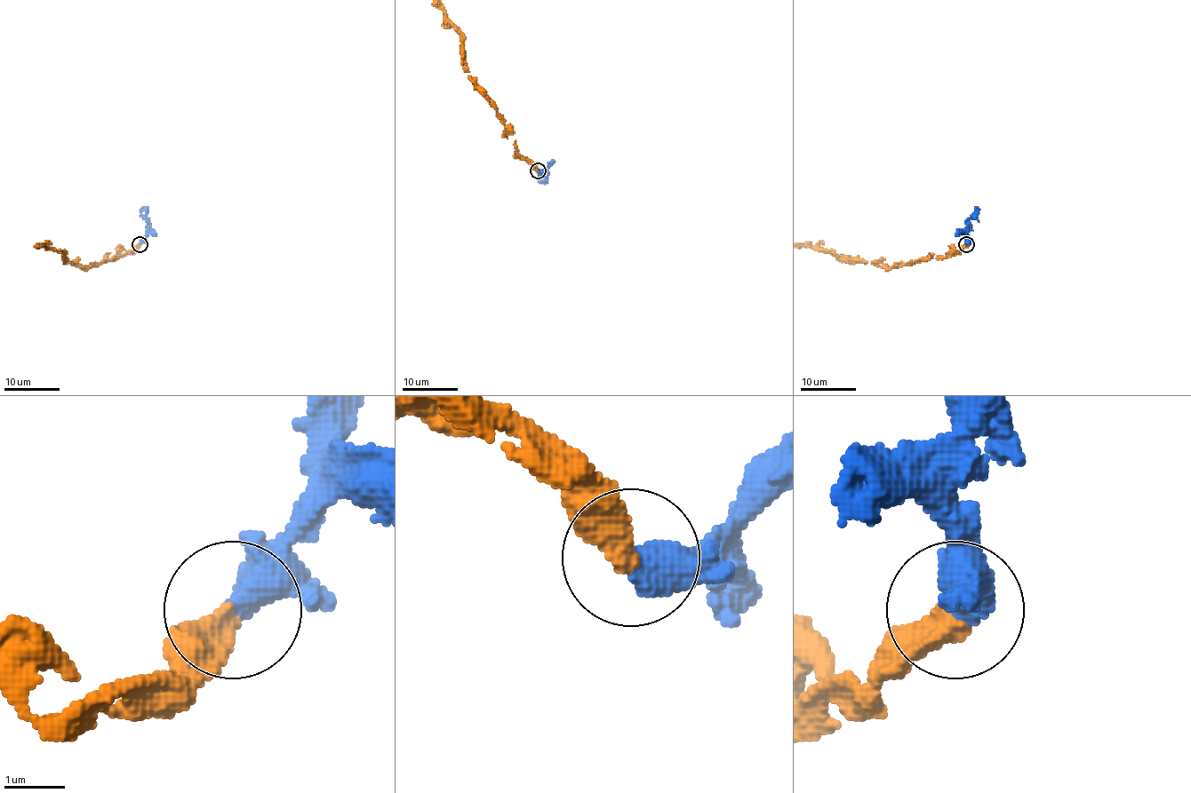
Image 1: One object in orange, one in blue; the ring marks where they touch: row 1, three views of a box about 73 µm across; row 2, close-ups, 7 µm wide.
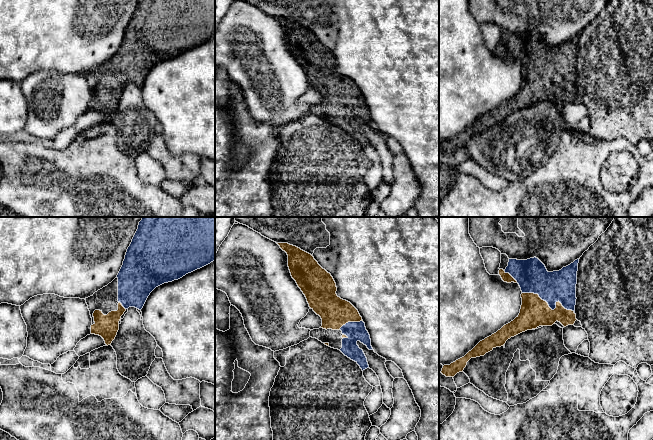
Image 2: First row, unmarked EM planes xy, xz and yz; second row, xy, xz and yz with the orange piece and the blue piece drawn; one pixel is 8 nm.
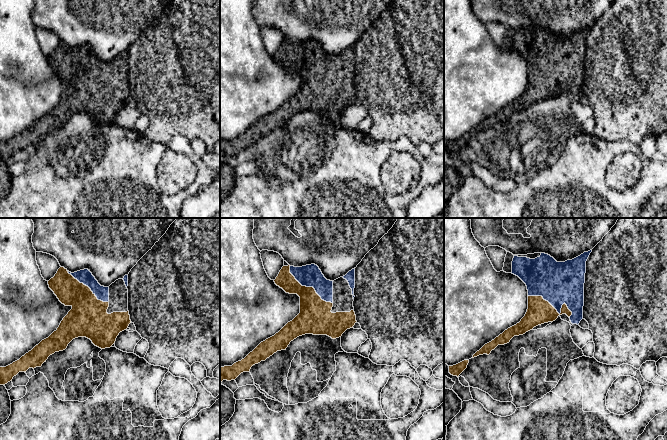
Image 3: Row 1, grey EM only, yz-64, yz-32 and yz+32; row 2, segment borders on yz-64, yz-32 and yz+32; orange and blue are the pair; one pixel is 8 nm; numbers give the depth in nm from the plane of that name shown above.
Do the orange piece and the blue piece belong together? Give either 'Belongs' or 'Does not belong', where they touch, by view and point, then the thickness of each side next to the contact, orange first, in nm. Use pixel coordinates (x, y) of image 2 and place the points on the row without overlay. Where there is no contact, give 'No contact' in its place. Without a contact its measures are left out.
Belongs. Touches orange at yz (548, 82). Thickness 240 nm (orange) against 240 nm

